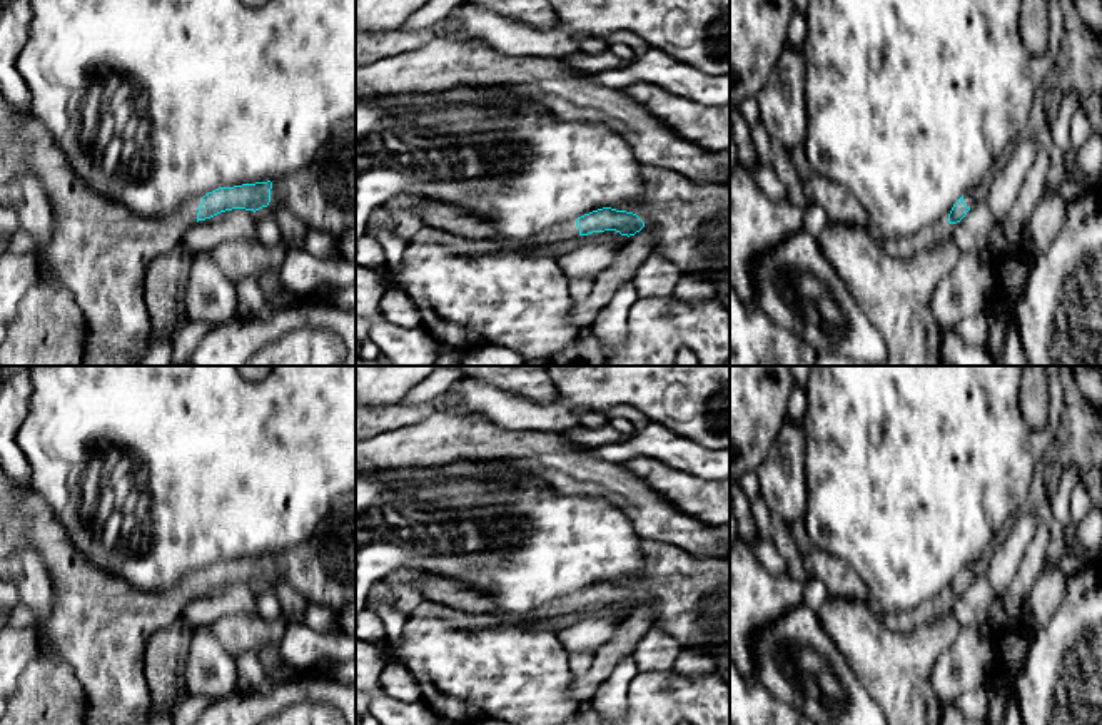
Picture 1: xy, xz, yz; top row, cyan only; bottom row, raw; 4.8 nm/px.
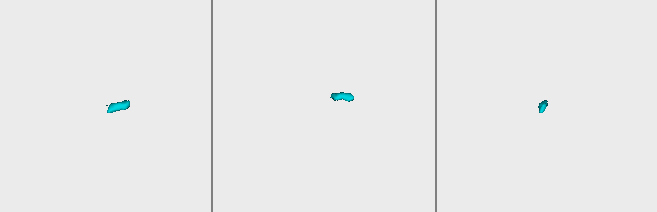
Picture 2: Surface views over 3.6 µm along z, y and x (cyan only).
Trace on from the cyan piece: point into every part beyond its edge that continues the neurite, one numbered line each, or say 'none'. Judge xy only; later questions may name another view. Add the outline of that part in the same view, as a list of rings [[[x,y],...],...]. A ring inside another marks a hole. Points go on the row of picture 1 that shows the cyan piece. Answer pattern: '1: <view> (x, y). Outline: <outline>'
1: xy (323, 196). Outline: [[[356,122],[342,125],[304,170],[274,180],[269,205],[284,207],[309,229],[334,237],[356,229]]]
2: xy (101, 249). Outline: [[[0,94],[0,185],[20,174],[30,174],[45,189],[53,214],[53,237],[45,251],[58,286],[68,289],[88,322],[88,347],[83,366],[134,366],[145,352],[150,326],[150,311],[145,294],[149,264],[180,246],[185,231],[197,222],[202,197],[190,199],[162,215],[144,215],[130,210],[119,200],[92,189],[68,164],[48,129],[33,117],[20,119]]]

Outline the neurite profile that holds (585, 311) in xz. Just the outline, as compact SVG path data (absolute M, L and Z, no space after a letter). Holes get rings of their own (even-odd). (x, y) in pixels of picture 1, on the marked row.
M645 226L634 236L629 236L624 247L618 252L614 262L601 271L593 282L591 292L579 301L573 301L569 319L579 329L591 327L599 311L611 301L614 292L631 282L638 267L655 249L655 232Z

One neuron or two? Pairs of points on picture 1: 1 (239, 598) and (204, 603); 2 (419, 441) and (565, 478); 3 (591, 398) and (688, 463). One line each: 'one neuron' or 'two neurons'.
1: one neuron
2: one neuron
3: two neurons

